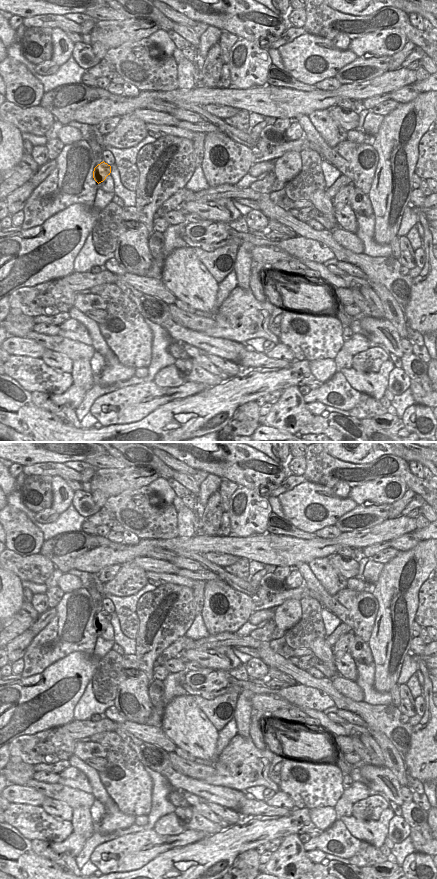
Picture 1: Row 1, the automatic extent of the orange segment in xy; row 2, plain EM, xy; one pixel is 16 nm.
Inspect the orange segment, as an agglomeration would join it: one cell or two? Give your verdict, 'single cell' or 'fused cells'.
single cell

